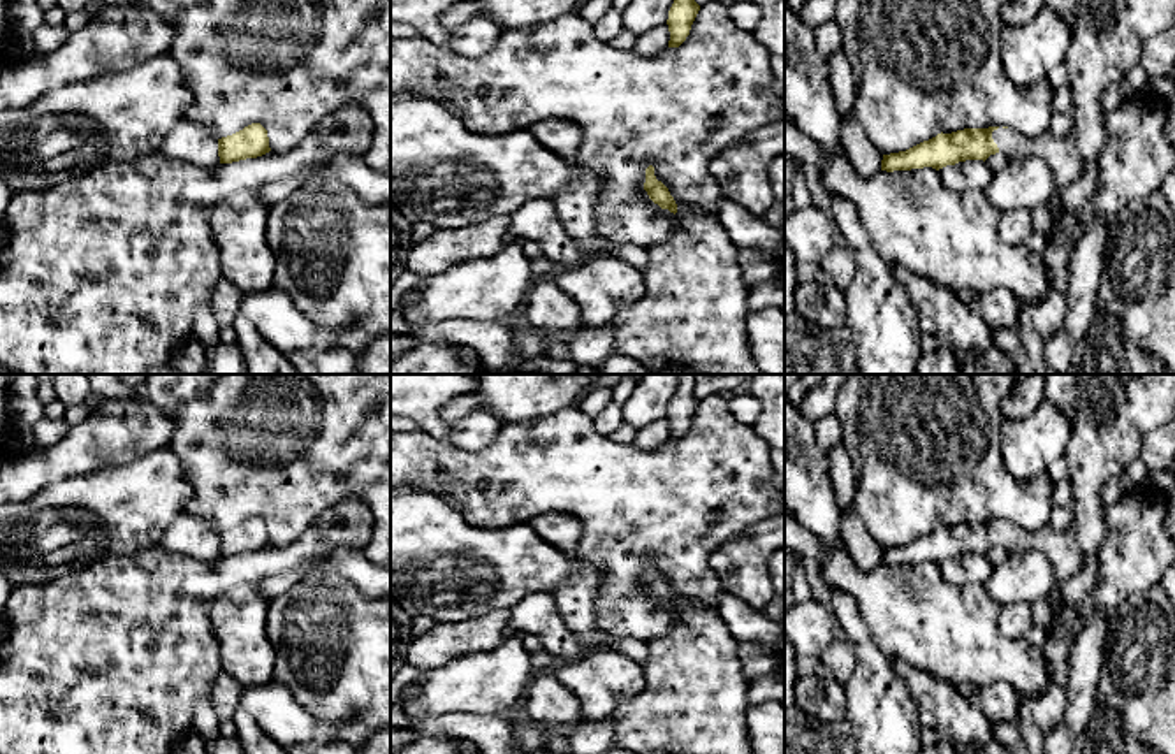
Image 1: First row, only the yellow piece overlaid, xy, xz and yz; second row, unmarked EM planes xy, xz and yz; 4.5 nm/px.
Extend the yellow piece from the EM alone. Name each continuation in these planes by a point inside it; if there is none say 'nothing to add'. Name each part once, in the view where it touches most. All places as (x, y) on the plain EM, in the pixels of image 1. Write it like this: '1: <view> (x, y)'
1: yz (1138, 550)

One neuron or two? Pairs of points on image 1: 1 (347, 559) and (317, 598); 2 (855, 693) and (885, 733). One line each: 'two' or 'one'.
1: two
2: one

